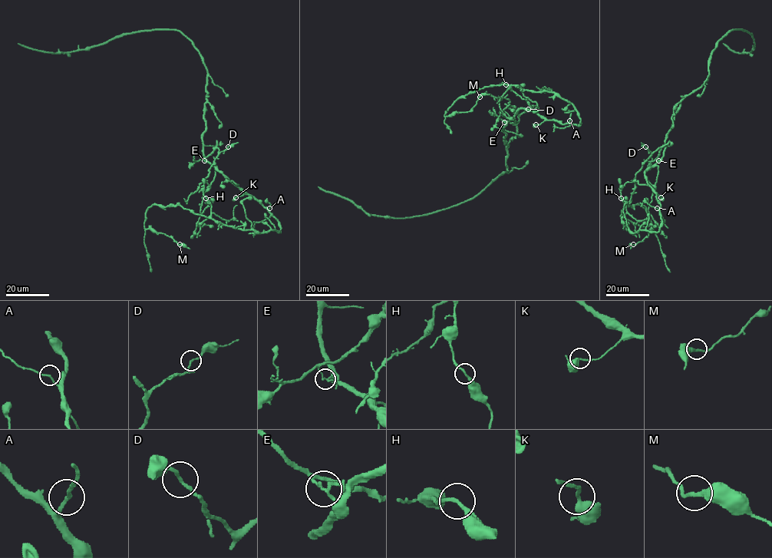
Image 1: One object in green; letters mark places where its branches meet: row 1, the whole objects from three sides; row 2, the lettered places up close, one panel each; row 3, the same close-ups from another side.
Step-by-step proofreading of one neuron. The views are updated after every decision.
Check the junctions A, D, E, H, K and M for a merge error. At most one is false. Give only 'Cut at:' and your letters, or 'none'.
Cut at: E

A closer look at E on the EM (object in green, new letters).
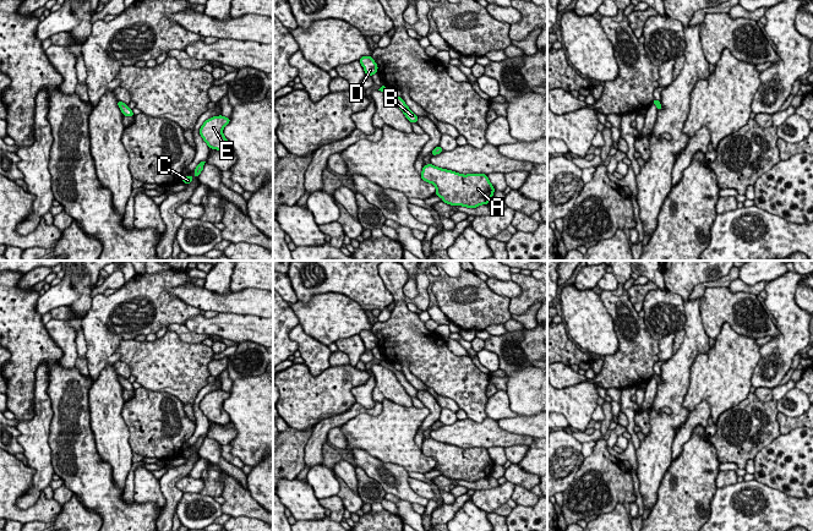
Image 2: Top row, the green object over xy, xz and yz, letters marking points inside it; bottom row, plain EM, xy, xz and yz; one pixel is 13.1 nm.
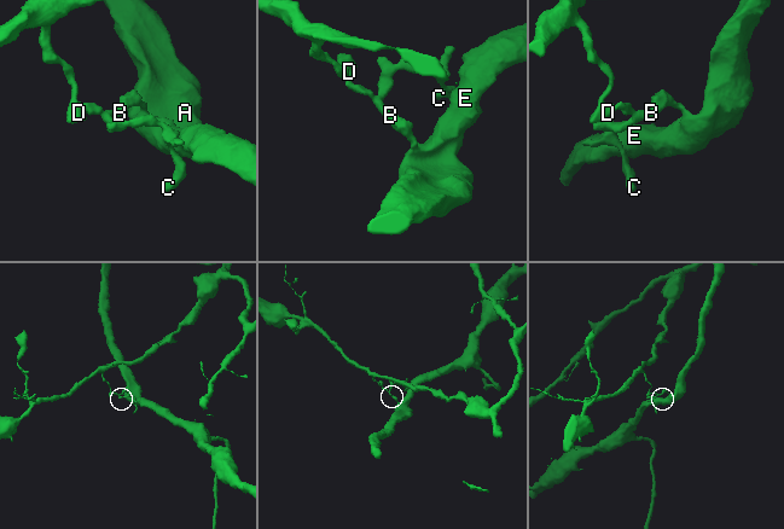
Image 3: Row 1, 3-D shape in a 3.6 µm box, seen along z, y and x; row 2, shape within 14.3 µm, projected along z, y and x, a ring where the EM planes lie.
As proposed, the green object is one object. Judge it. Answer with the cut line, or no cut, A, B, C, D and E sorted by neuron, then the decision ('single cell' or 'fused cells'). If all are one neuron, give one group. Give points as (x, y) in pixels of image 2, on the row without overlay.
cut xz (396, 370), (393, 372); groups A B C E / D; fused cells

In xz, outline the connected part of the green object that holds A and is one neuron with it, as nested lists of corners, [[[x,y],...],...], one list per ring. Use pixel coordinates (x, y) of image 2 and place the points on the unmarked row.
[[[432,438],[424,439],[421,453],[432,458],[436,461],[437,471],[449,480],[476,482],[487,478],[495,466],[485,448],[463,449]]]

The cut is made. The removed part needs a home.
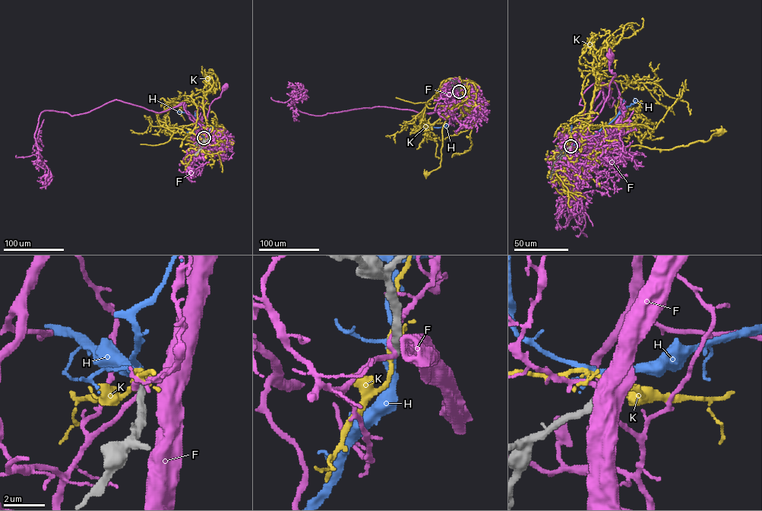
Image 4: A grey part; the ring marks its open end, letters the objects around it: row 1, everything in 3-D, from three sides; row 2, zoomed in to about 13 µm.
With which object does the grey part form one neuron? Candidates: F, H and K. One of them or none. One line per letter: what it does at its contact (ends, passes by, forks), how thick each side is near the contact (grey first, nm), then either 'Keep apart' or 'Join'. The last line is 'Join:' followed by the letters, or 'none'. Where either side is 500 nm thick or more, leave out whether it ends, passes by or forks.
F: It forks there. Thickness 320 nm (grey) against 200 nm. Keep apart
H: It forks there. Thickness 280 nm (grey) against 260 nm. Join
K: It passes by. Thickness 280 nm (grey) against 200 nm. Keep apart
Join: H

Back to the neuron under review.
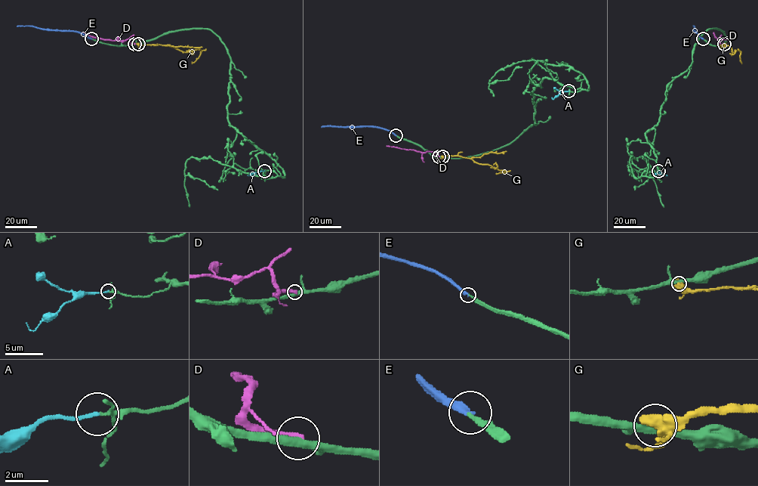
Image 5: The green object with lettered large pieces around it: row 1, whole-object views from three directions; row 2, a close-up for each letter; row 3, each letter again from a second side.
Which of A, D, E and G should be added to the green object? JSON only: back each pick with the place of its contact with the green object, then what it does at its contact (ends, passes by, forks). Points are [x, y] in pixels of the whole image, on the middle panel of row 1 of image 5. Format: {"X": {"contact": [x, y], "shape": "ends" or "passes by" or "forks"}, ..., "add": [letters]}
{"A": {"contact": [568, 91], "shape": "ends"}, "E": {"contact": [395, 135], "shape": "ends"}, "add": ["A", "E"]}

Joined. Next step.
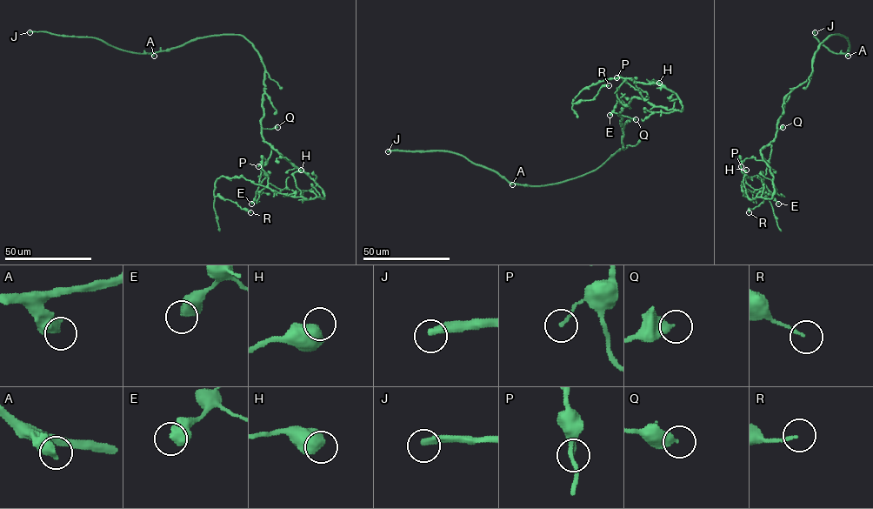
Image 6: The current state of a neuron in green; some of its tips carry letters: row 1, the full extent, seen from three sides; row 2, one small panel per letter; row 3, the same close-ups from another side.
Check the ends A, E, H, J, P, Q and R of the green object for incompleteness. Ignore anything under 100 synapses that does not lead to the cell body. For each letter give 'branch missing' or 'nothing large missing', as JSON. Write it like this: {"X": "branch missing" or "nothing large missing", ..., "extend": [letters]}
{"A": "nothing large missing", "E": "nothing large missing", "H": "nothing large missing", "J": "branch missing", "P": "nothing large missing", "Q": "nothing large missing", "R": "nothing large missing", "extend": ["J"]}

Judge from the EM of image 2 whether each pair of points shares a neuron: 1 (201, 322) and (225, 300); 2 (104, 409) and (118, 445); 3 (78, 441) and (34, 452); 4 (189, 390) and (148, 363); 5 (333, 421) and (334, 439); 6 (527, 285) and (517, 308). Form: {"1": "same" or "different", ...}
{"1": "different", "2": "same", "3": "different", "4": "same", "5": "different", "6": "same"}

